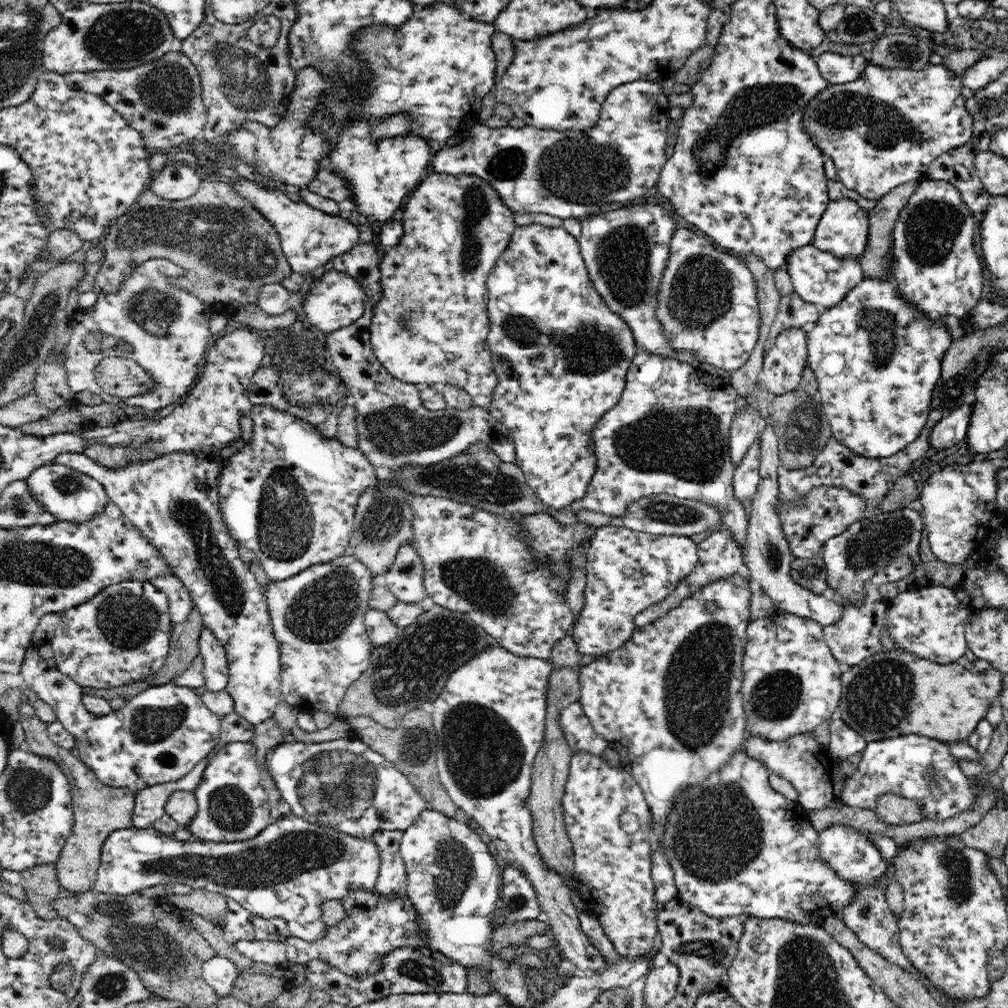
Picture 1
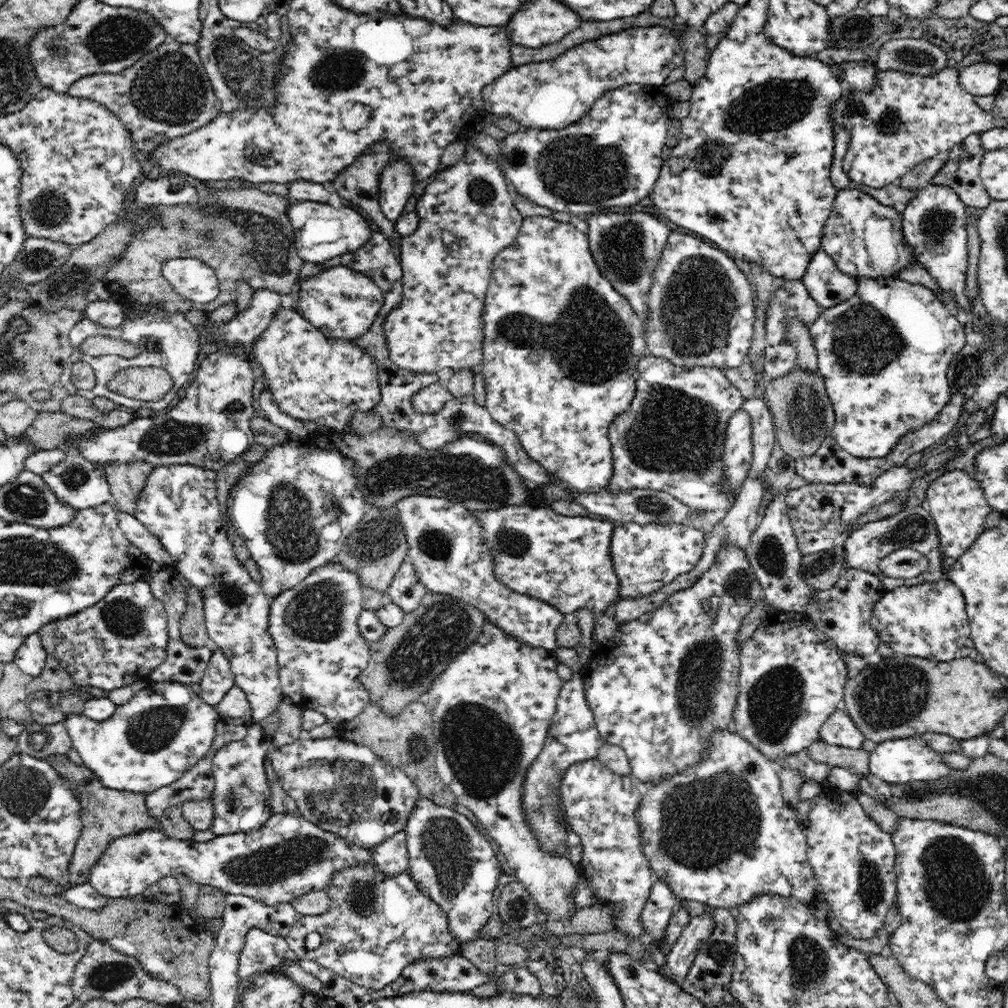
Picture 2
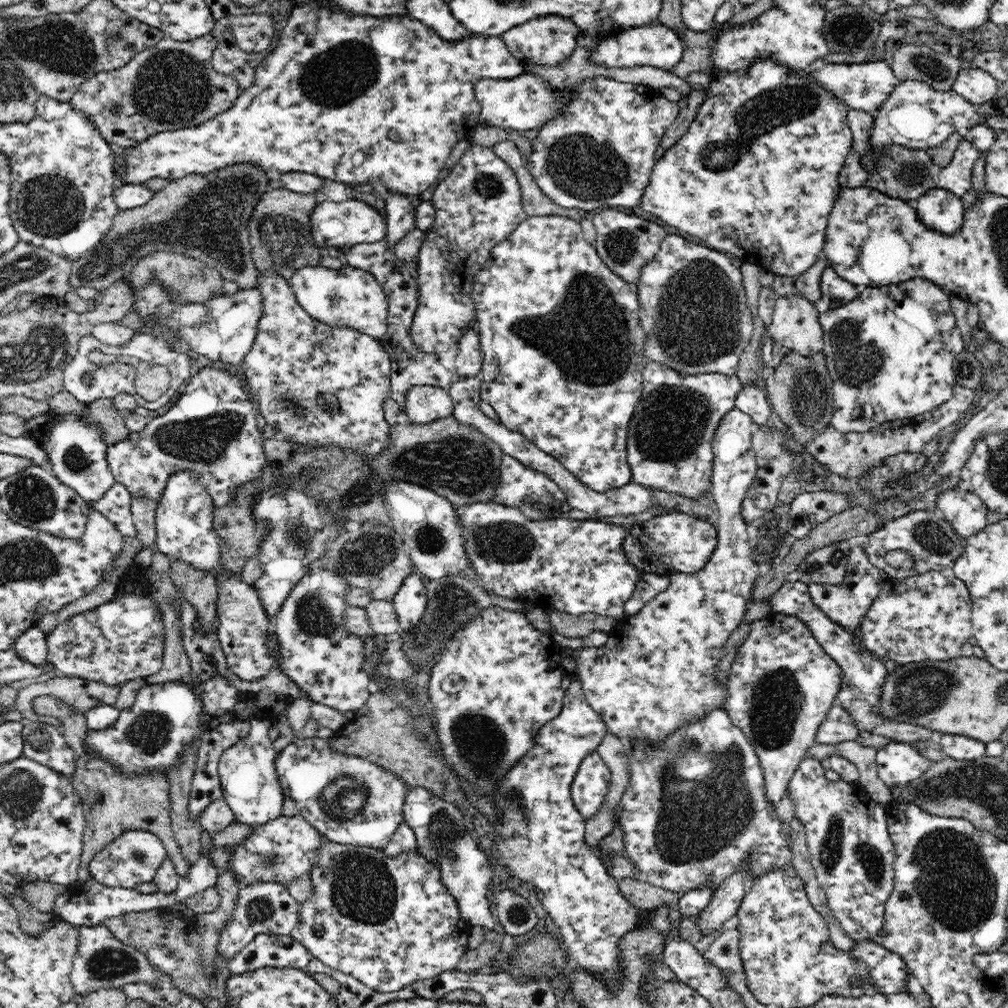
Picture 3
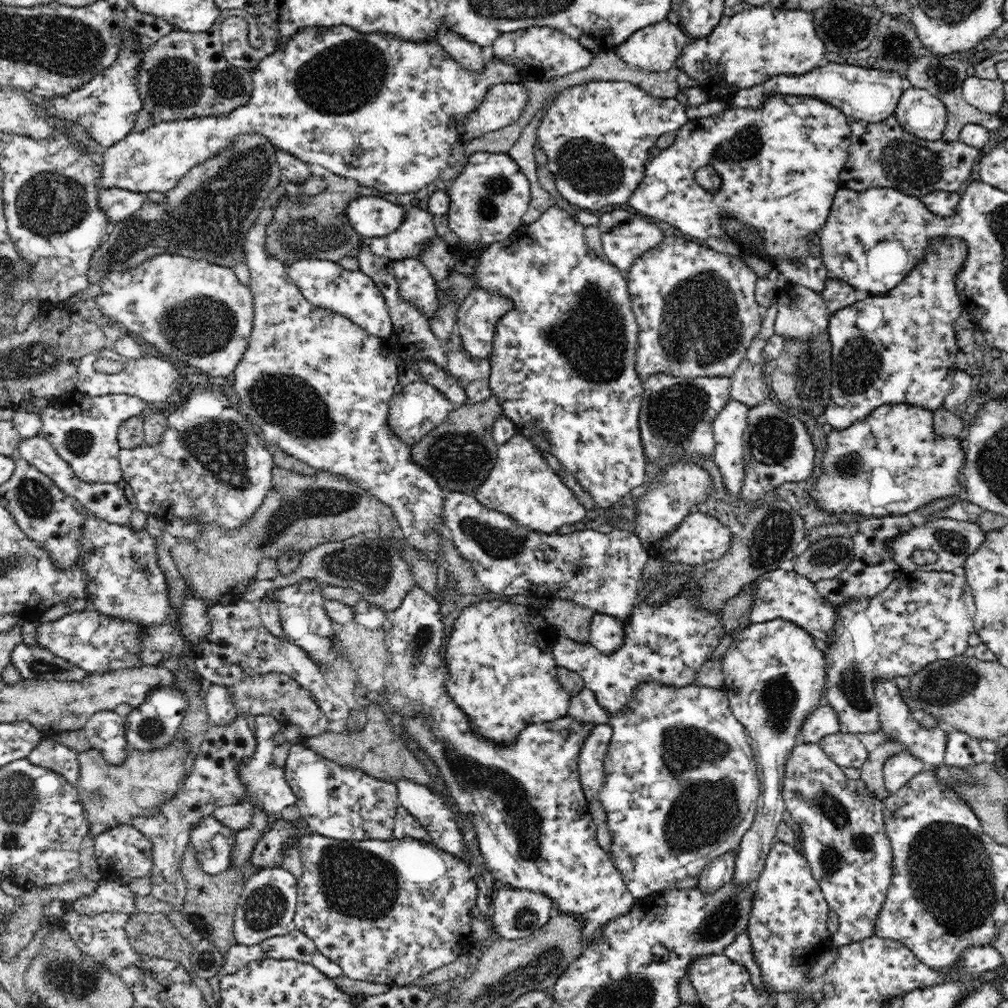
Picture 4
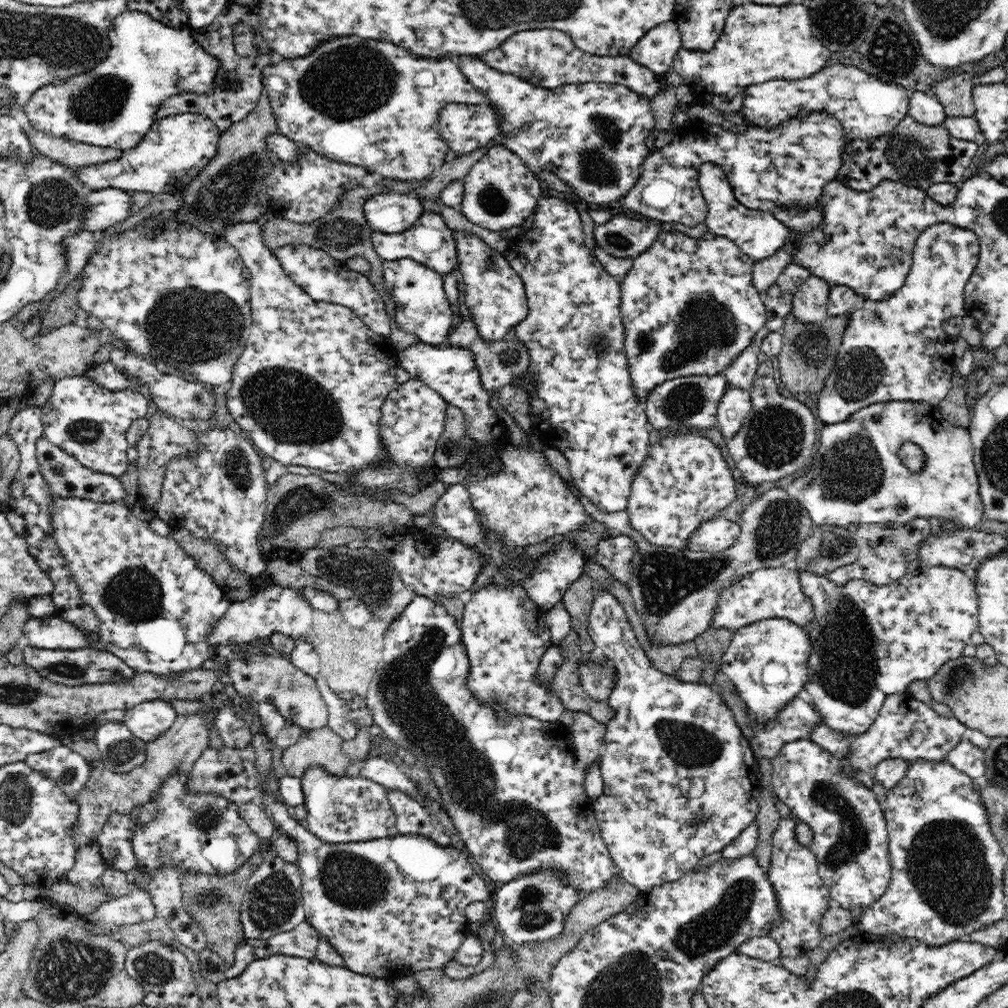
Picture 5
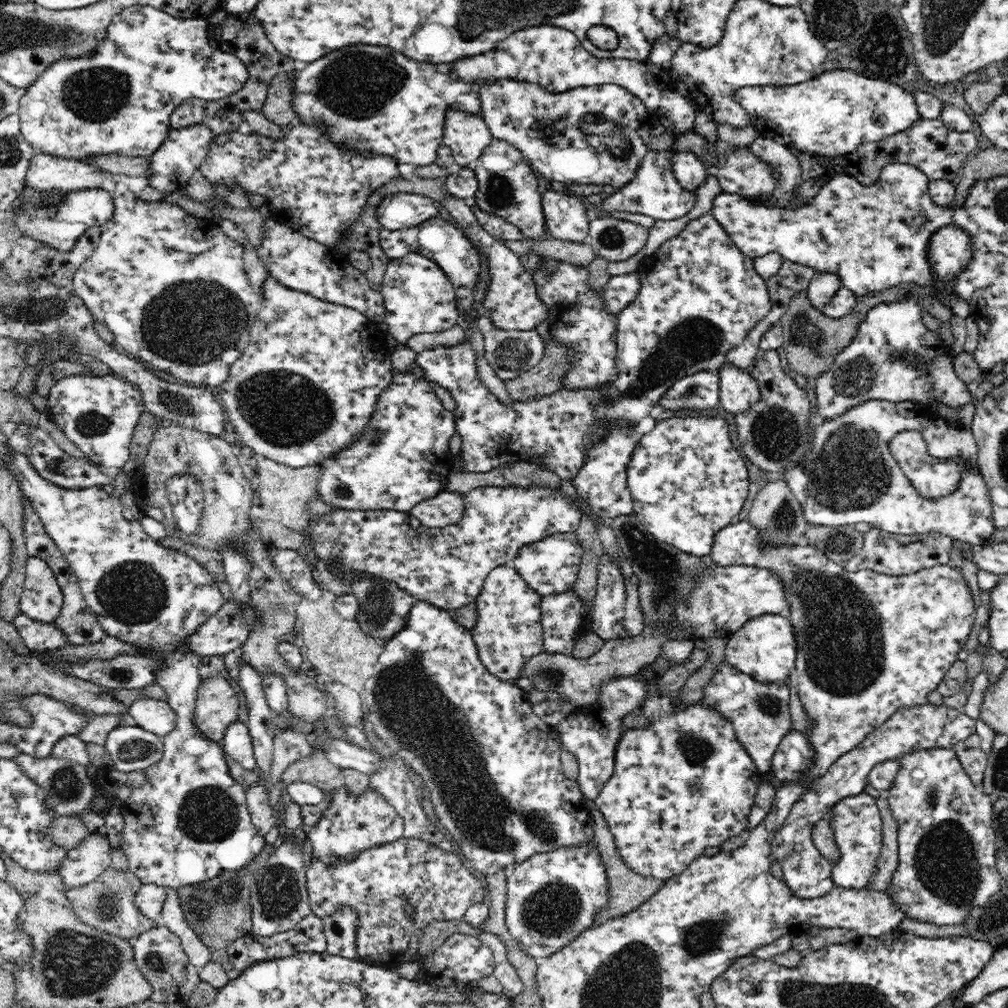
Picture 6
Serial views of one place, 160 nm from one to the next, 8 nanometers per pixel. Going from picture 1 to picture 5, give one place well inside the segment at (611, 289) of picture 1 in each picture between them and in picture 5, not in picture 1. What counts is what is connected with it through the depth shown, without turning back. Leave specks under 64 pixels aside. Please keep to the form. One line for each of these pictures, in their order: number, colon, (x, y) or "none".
2: (627, 247)
3: (625, 243)
4: (625, 235)
5: (621, 236)

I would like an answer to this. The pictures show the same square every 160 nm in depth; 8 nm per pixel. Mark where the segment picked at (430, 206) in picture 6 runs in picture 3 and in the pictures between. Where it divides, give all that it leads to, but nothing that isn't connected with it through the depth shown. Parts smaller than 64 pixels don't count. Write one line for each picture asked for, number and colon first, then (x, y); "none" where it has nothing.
3: (343, 224)
4: (373, 217)
5: (390, 212)

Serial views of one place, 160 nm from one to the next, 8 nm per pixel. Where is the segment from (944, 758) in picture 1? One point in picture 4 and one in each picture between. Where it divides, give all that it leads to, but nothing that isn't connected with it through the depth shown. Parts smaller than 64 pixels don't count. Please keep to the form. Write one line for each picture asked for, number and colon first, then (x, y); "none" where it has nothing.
2: (898, 761)
3: (898, 763)
4: (900, 768)

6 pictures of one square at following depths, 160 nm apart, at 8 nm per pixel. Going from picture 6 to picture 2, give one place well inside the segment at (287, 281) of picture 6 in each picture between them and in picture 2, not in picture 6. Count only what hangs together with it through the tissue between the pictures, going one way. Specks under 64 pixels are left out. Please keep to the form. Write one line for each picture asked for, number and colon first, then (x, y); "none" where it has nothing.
2: (343, 303)
3: (347, 296)
4: (326, 284)
5: (325, 279)

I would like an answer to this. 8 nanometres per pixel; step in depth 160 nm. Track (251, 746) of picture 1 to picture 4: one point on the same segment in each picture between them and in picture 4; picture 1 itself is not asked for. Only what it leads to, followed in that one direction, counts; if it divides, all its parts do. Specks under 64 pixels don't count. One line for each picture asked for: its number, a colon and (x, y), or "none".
2: (241, 798)
3: (250, 783)
4: (265, 784)

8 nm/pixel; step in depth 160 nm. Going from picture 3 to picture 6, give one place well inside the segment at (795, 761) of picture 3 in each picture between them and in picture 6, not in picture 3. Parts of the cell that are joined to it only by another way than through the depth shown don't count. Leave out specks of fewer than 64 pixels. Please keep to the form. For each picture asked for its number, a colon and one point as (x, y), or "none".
4: (774, 672)
5: (767, 662)
6: (765, 647)

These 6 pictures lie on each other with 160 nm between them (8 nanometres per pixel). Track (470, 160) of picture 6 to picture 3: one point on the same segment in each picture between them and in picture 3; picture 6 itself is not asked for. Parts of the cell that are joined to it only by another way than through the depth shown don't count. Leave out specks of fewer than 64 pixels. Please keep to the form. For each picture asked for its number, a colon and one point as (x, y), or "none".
3: (526, 102)
4: (503, 104)
5: (464, 127)

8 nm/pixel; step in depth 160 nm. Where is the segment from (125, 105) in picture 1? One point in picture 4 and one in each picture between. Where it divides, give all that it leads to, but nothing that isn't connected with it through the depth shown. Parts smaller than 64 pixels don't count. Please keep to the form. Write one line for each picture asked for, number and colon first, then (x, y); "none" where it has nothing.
2: (167, 94)
3: (173, 85)
4: (185, 75)

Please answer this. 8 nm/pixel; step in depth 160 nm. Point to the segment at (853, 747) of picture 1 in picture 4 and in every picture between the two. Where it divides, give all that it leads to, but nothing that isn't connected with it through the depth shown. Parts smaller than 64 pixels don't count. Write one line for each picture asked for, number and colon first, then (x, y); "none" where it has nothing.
2: (839, 729)
3: (837, 726)
4: (823, 720)

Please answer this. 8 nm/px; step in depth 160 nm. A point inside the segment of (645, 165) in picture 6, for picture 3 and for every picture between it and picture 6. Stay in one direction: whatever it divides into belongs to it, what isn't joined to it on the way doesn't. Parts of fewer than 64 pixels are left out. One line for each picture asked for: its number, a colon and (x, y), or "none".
3: (755, 176)
4: (780, 165)
5: (768, 168)

